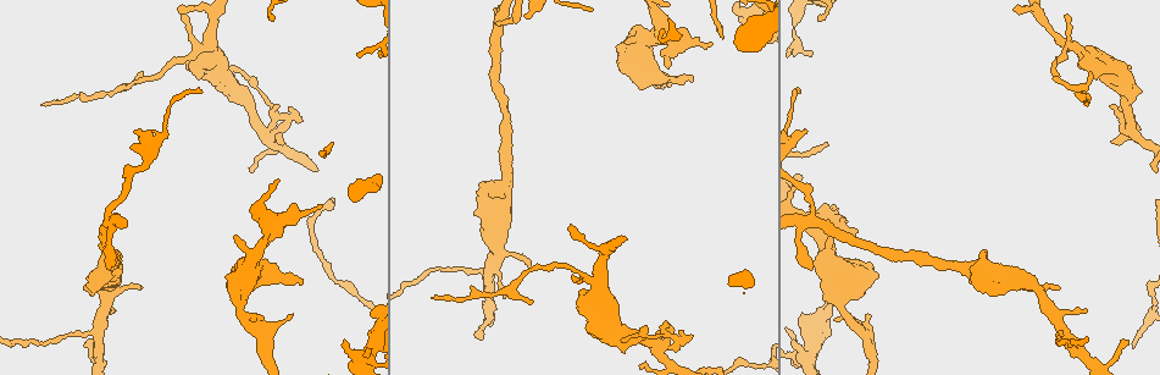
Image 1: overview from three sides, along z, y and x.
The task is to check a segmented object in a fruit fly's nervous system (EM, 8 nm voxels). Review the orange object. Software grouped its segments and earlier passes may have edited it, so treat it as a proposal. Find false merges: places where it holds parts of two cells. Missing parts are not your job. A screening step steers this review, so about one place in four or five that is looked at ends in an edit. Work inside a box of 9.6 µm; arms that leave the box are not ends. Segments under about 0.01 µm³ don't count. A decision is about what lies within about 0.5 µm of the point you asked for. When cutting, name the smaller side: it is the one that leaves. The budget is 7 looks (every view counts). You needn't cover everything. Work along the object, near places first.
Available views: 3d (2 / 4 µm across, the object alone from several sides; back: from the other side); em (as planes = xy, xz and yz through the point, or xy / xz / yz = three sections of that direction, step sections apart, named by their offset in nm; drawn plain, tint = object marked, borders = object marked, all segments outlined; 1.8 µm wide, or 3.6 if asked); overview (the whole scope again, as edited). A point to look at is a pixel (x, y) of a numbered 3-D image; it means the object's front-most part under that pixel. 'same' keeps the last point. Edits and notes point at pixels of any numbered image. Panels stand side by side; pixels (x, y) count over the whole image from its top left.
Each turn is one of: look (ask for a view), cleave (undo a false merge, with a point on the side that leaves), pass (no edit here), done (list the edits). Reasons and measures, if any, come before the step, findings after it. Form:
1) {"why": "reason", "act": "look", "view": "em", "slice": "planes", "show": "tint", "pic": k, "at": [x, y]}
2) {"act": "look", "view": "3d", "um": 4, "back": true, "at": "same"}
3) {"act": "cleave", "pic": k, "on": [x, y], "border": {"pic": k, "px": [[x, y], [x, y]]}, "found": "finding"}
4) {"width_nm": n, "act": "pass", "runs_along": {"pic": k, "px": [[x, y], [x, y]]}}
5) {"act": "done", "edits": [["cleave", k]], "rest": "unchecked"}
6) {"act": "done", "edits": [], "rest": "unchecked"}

{"why": "thin arm on a thick one", "act": "look", "view": "em", "slice": "xz", "step": 16, "show": "tint", "pic": 1, "at": [1078, 50]}

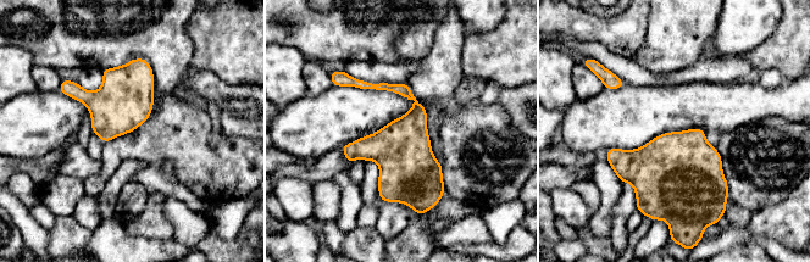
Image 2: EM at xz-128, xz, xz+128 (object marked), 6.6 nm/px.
{"why": "cut it another way", "act": "look", "view": "em", "slice": "planes", "show": "tint", "at": "same"}

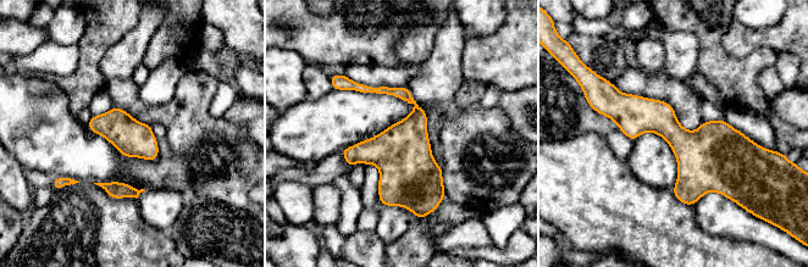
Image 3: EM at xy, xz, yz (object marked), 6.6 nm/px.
{"width_nm": 240, "act": "pass", "found": "continuous, no second cell"}

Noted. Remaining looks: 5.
{"why": "abrupt turn", "act": "look", "view": "3d", "um": 4, "pic": 1, "at": [265, 131]}

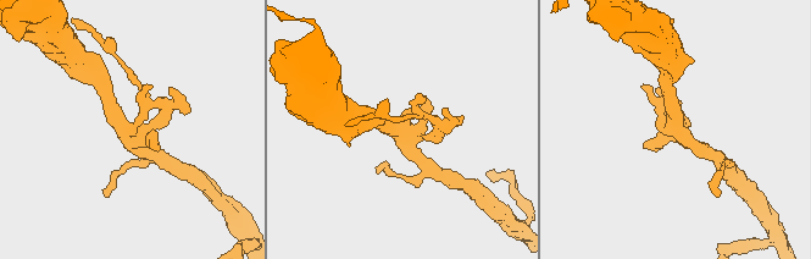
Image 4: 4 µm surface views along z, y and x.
{"why": "shape alone is not enough", "act": "look", "view": "em", "slice": "planes", "show": "tint", "pic": 4, "at": [400, 131]}

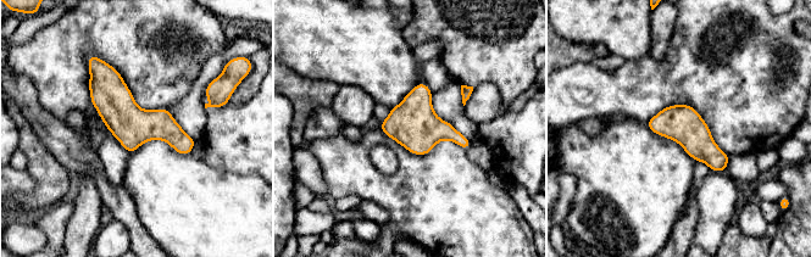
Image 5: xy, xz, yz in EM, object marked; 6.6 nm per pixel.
{"act": "pass", "runs_along": {"pic": 5, "px": [[99, 65], [144, 124], [188, 150]]}, "found": "one cell here"}

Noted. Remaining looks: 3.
{"why": "abrupt turn", "act": "look", "view": "3d", "um": 4, "pic": 1, "at": [806, 360]}

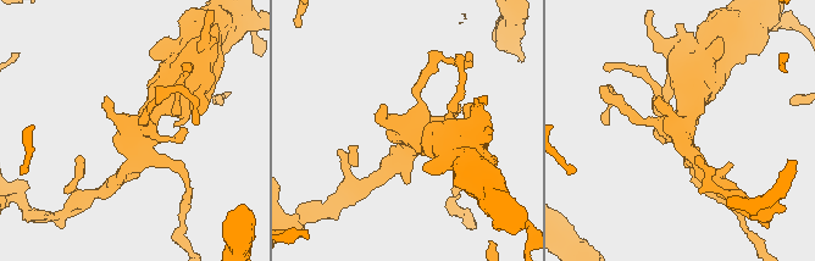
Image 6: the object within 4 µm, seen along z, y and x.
{"act": "look", "view": "em", "um": 3.6, "slice": "xy", "step": 16, "show": "tint", "pic": 6, "at": [412, 135]}

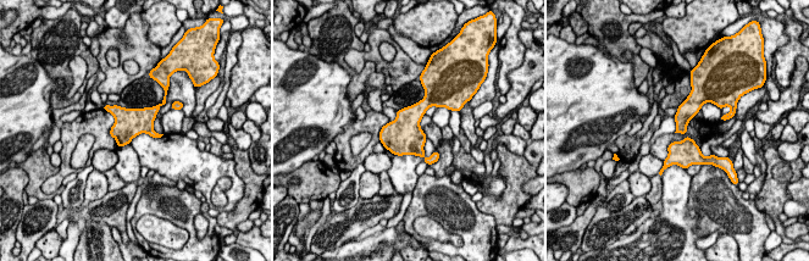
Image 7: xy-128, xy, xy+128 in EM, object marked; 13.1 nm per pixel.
{"width_nm": 160, "act": "pass", "found": "continuous, no second cell"}

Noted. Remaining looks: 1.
{"act": "done", "edits": [], "rest": "unchecked"}

